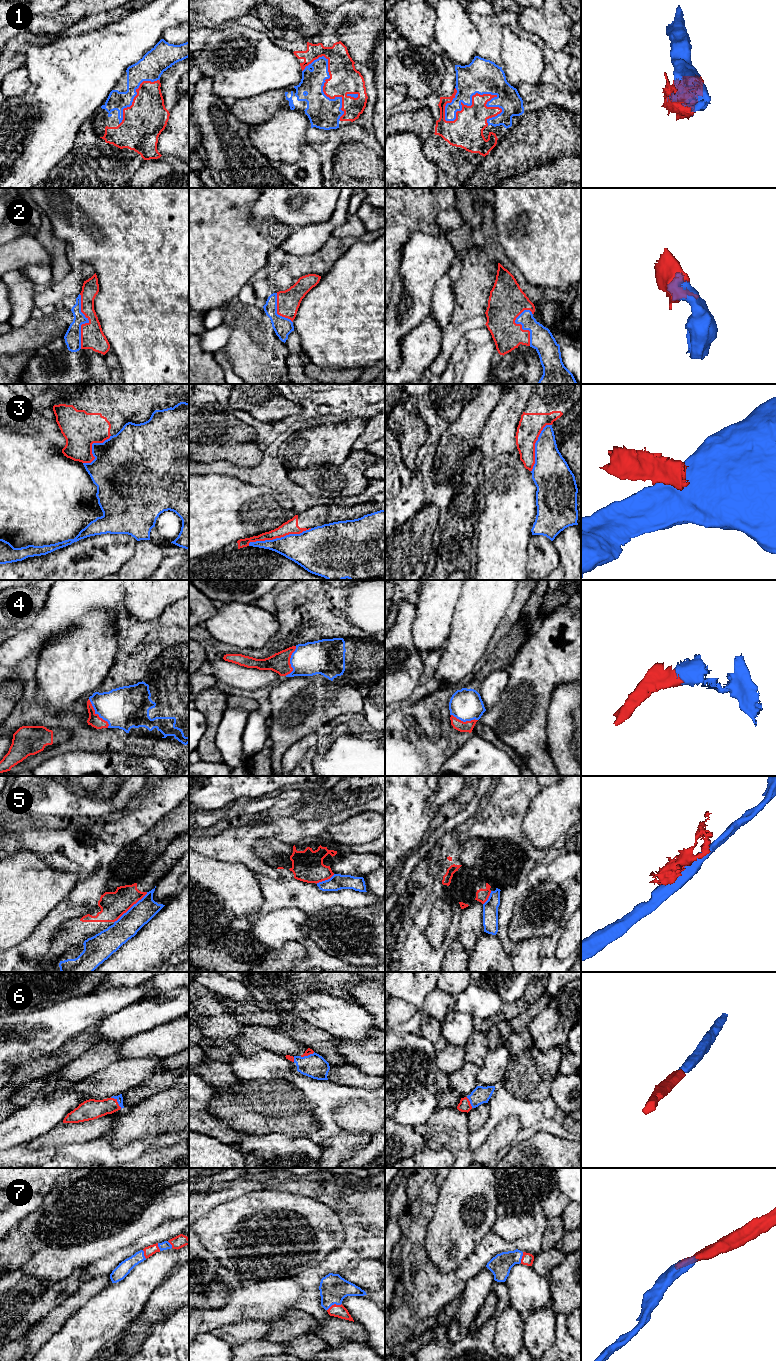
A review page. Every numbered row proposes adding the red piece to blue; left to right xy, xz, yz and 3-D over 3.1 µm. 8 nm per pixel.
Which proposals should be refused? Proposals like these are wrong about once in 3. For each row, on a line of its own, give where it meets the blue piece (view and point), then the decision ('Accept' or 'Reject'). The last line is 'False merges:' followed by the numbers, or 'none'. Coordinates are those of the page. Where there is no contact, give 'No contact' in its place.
1: Touches blue at yz (474, 94). Accept
2: Touches blue at xy (86, 322). Accept
3: Touches blue at xz (279, 538). Reject
4: Touches blue at xy (97, 713). Accept
5: Touches blue at xy (131, 907). Reject
6: Touches blue at xy (117, 1101). Accept
7: Touches blue at xz (334, 1303). Accept
False merges: 3, 5

